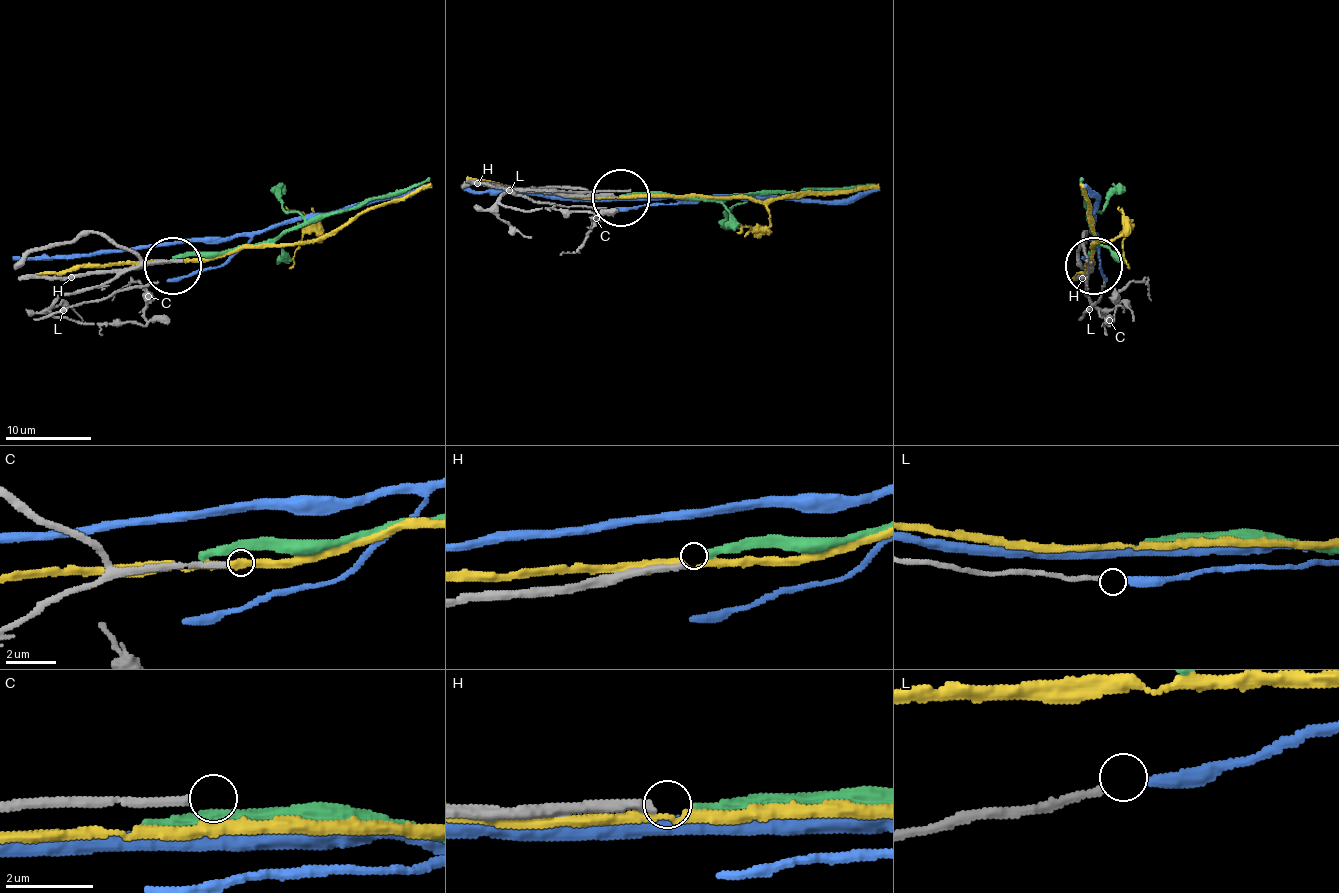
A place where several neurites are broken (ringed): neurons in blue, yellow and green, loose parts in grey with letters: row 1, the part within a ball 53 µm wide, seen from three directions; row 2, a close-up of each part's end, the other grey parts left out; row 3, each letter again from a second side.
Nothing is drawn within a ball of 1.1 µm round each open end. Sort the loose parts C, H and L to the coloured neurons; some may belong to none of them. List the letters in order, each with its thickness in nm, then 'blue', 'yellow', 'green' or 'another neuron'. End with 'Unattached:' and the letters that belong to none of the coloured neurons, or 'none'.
C: 220 nm | another neuron
H: 240 nm | green
L: 170 nm | blue
Unattached: C

